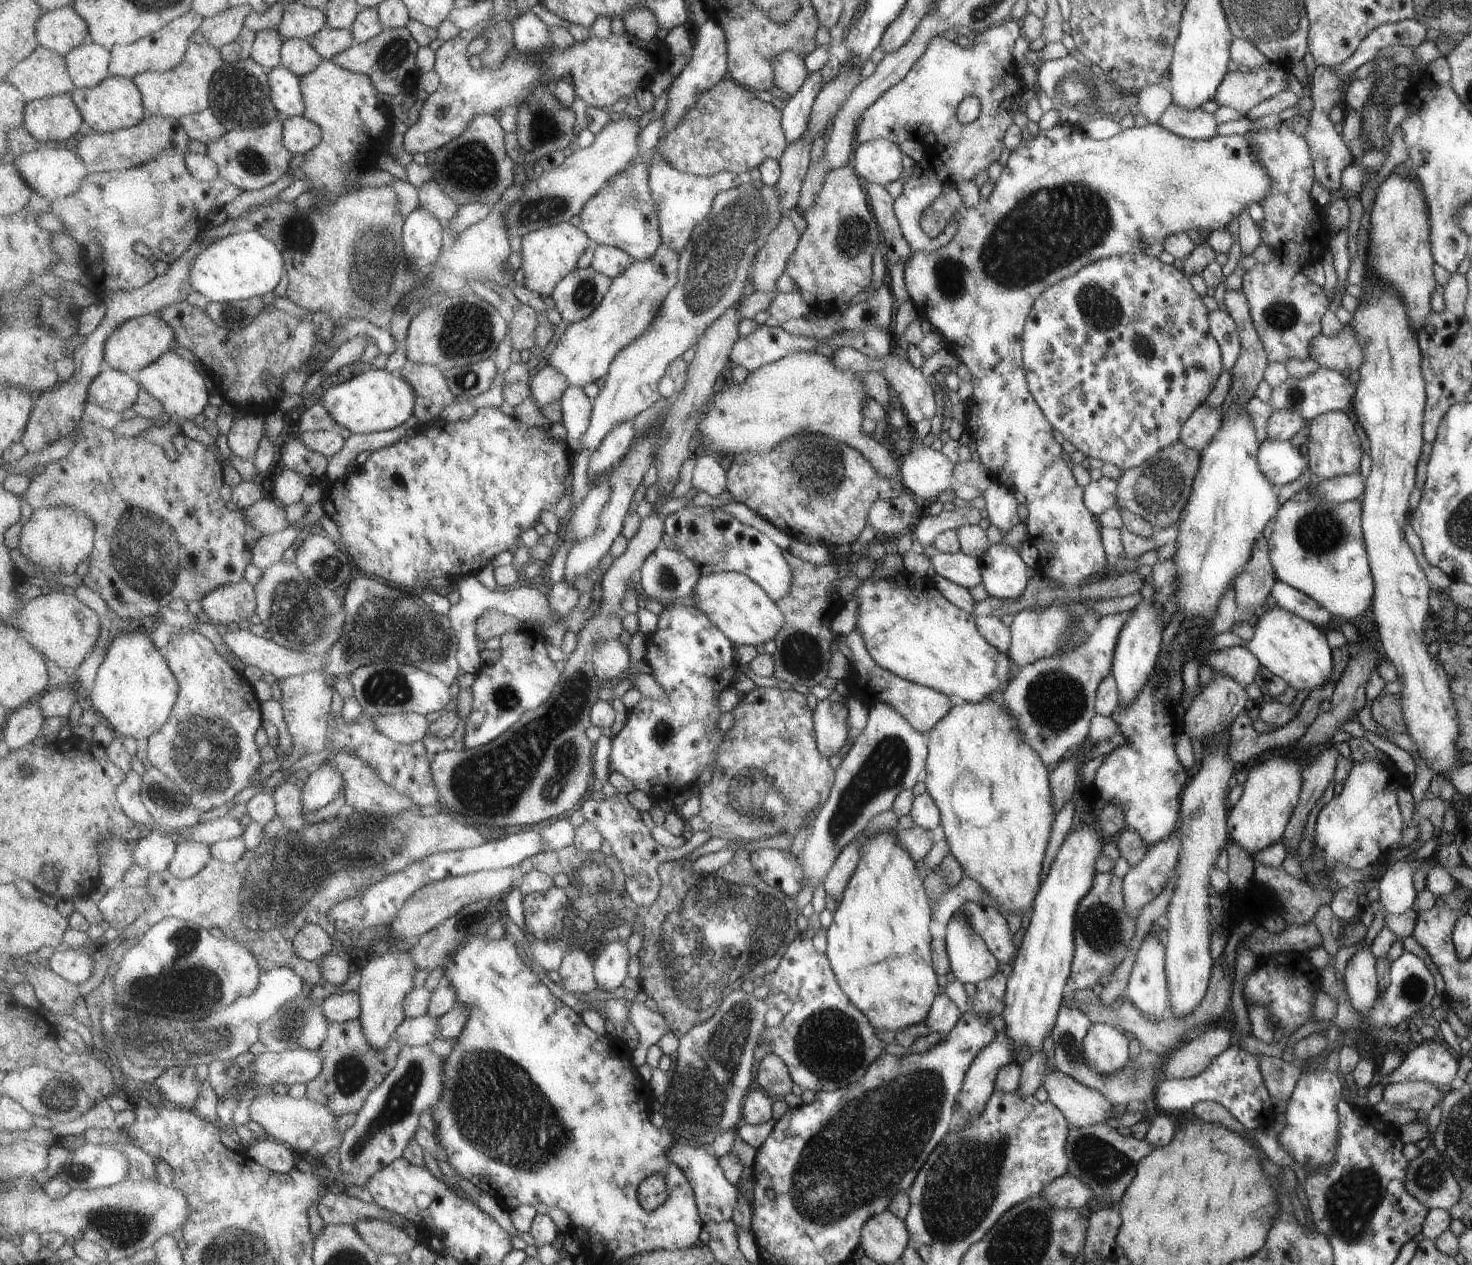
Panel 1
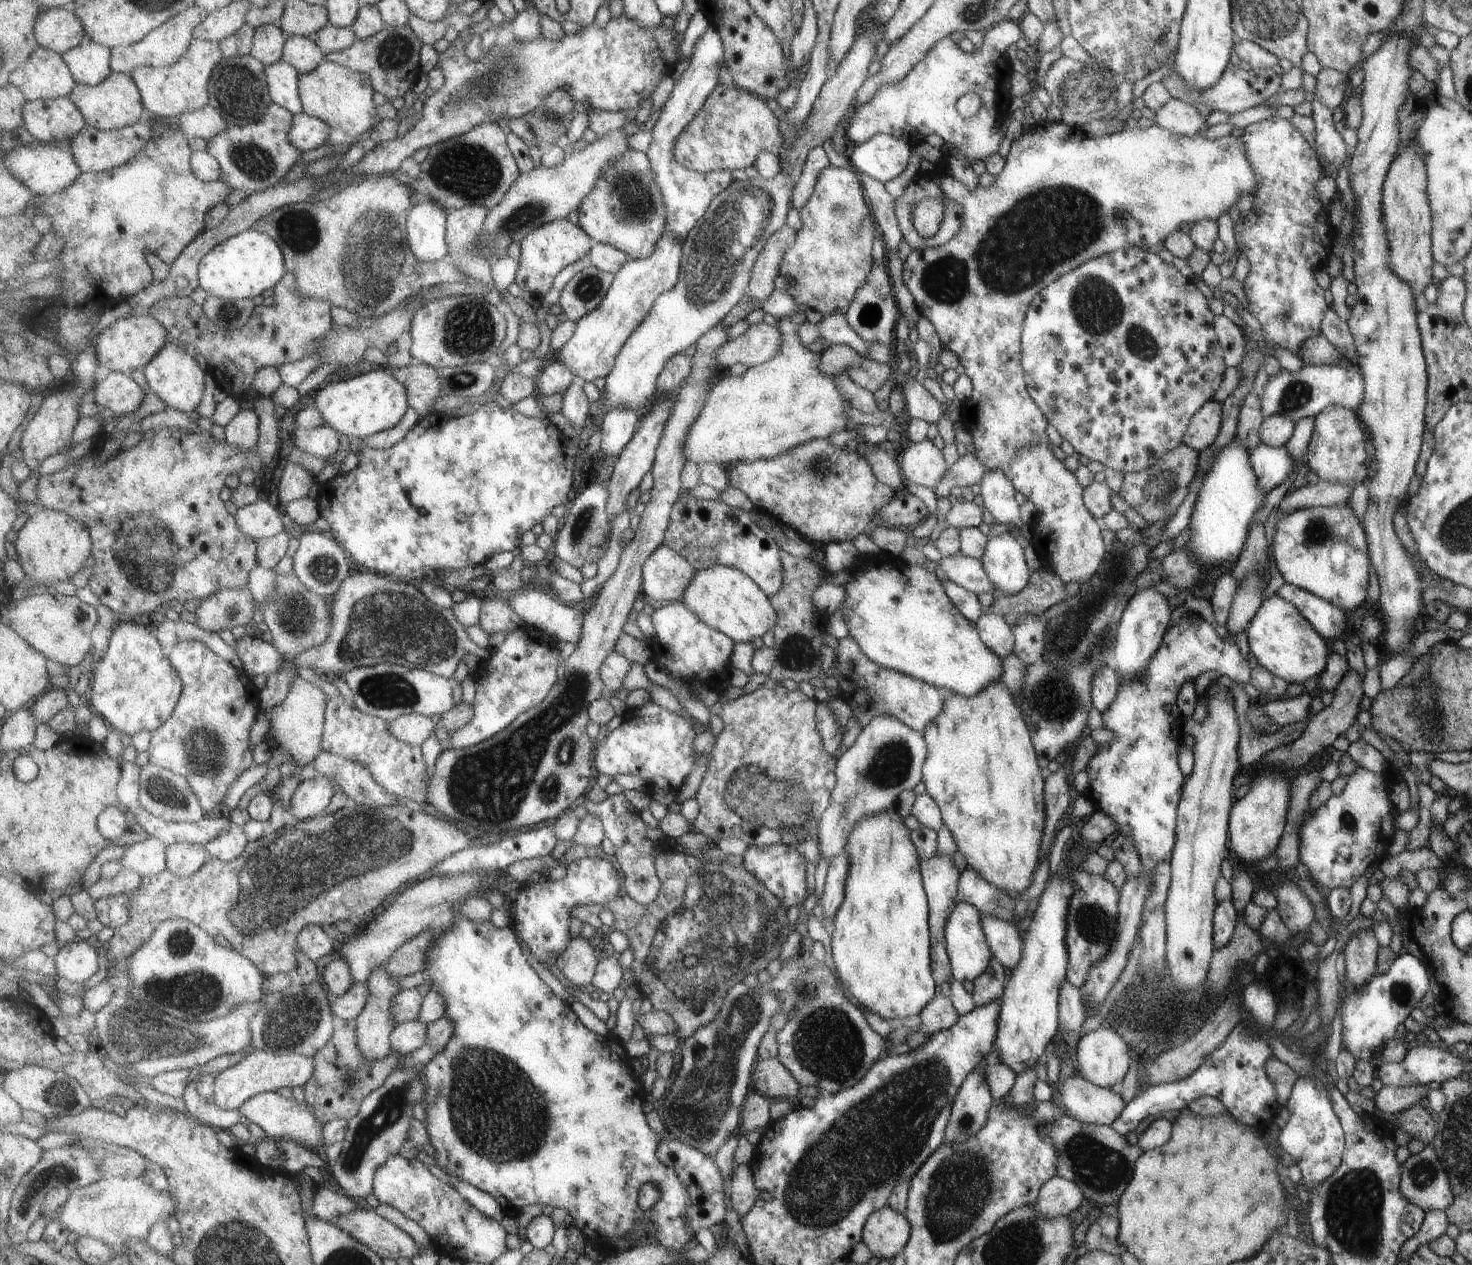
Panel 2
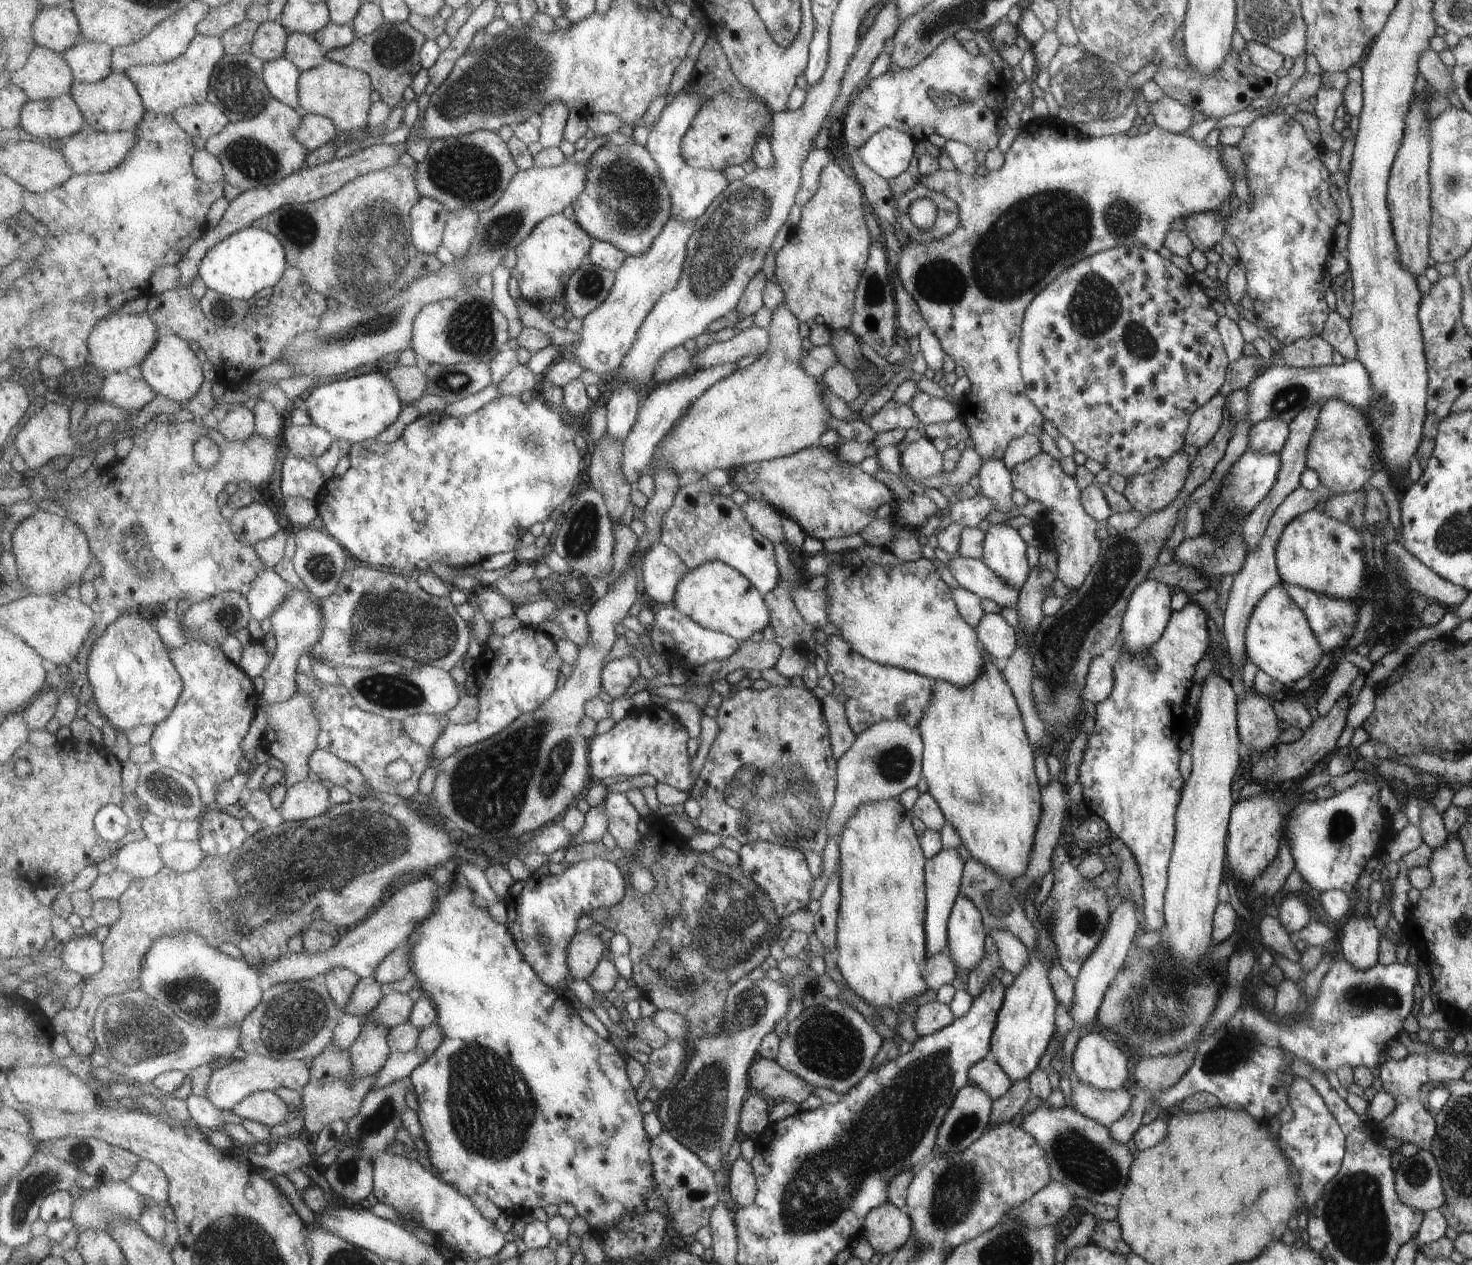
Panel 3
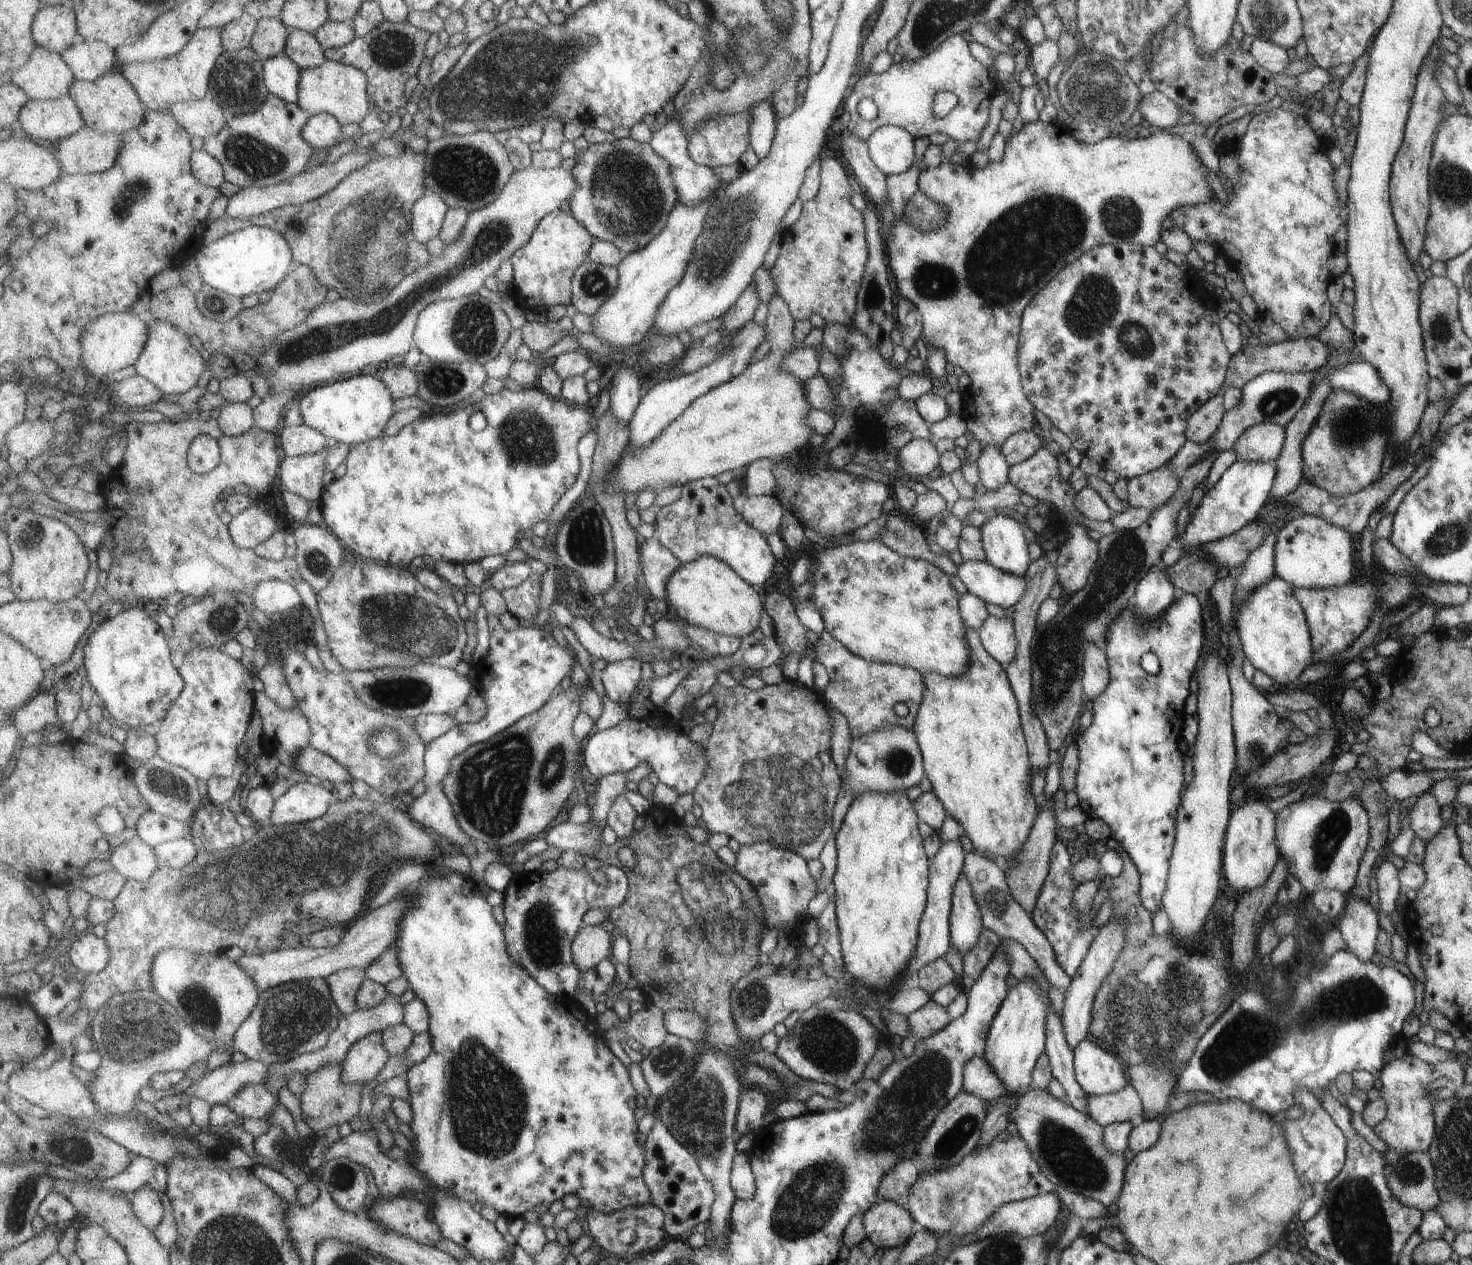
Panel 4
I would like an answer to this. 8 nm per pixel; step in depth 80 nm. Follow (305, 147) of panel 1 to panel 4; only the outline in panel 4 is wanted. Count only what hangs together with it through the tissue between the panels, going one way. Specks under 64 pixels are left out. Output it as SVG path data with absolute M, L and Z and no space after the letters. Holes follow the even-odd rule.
M331 113L312 115L303 129L305 140L315 148L329 148L339 144L343 124Z

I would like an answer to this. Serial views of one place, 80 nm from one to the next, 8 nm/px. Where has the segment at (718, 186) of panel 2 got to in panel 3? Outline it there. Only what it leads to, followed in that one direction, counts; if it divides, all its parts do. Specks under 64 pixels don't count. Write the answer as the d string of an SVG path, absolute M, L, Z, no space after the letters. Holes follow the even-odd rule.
M694 82L687 85L677 93L676 98L669 106L664 107L661 116L653 124L647 148L658 162L660 173L670 190L672 200L672 217L682 219L698 219L706 213L707 208L723 190L729 186L729 180L723 171L696 169L683 156L683 138L686 137L691 123L701 110L702 97L696 92Z

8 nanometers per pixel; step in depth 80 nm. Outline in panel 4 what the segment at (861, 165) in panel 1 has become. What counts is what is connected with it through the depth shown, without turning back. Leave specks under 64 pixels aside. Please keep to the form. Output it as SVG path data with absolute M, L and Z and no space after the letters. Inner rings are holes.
M881 125L867 137L873 164L886 176L907 170L914 157L914 138L903 127Z

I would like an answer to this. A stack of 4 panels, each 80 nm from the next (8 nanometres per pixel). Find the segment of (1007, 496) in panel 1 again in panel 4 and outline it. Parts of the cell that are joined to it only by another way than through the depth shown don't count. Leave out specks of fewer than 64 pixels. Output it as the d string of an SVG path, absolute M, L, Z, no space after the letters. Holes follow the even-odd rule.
M987 445L980 449L976 458L976 468L980 478L979 486L983 490L997 490L1008 480L1008 468L1010 467L1000 451L1000 447Z

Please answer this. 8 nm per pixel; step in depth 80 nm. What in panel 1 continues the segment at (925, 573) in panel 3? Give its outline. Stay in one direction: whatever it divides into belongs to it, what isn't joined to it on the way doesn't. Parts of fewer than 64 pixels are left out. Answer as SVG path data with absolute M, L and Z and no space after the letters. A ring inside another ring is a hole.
M901 570L886 579L869 577L862 580L852 595L858 601L854 628L858 629L871 659L885 670L963 703L977 702L991 694L1000 695L1001 689L1007 685L1010 672L1008 655L993 648L978 633L974 615L945 600L931 580Z

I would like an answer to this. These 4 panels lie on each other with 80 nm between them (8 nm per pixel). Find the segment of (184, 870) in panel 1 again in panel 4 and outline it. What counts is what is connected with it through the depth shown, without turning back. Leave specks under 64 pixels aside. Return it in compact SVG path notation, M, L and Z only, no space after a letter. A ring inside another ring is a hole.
M191 837L158 844L155 848L159 867L183 868L189 864L200 851Z

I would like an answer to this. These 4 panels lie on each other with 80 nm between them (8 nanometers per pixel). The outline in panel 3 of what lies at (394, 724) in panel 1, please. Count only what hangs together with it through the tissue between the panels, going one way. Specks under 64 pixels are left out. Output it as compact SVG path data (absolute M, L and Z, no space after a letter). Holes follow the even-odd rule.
M429 713L410 716L402 721L402 725L415 742L426 748L433 747L446 728L439 716Z

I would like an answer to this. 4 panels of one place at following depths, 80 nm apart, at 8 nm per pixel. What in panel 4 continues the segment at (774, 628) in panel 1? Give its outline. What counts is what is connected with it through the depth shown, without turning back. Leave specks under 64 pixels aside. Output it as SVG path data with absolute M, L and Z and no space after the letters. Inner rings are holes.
M714 556L699 557L696 561L682 563L682 567L670 578L668 600L678 612L679 618L692 625L706 628L717 634L741 638L757 627L762 609L762 593L746 583L723 559Z

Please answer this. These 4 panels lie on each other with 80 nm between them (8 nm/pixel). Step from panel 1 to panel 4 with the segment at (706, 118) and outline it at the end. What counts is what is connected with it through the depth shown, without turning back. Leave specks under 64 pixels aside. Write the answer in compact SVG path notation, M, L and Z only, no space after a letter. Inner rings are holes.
M749 108L705 123L688 138L691 158L711 168L738 164L739 156L750 144L750 112Z

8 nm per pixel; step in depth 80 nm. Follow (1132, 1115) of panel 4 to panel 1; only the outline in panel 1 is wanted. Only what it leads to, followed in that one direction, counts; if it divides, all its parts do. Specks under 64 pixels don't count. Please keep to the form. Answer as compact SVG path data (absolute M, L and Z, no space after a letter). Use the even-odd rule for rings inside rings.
M1057 1070L1046 1072L1043 1084L1048 1100L1062 1111L1069 1125L1077 1128L1105 1123L1119 1111L1098 1090Z

